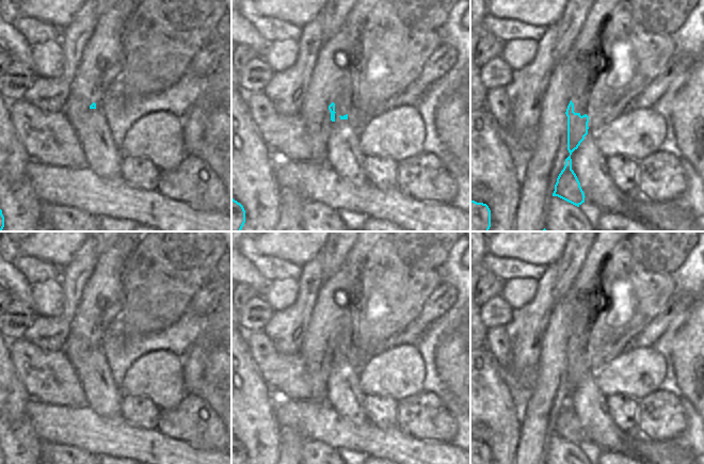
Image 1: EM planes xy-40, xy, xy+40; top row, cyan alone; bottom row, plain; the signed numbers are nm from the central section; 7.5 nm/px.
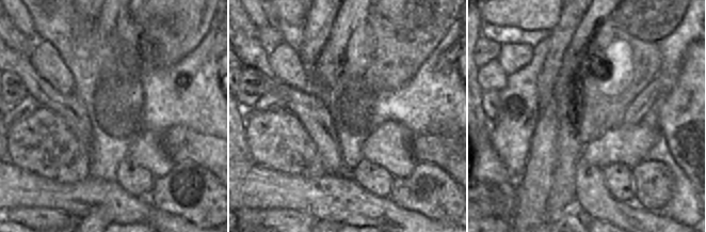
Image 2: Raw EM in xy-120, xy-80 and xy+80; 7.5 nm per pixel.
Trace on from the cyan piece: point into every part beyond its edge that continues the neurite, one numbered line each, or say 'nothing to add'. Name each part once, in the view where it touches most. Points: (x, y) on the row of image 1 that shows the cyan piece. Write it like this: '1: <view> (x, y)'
nothing to add

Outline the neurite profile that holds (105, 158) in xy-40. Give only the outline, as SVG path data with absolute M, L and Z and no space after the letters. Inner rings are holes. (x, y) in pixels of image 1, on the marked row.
M90 109L82 119L69 122L85 153L87 166L99 177L121 177L124 153L113 142L101 110Z

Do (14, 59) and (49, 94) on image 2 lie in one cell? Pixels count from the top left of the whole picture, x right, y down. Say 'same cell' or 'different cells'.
same cell

